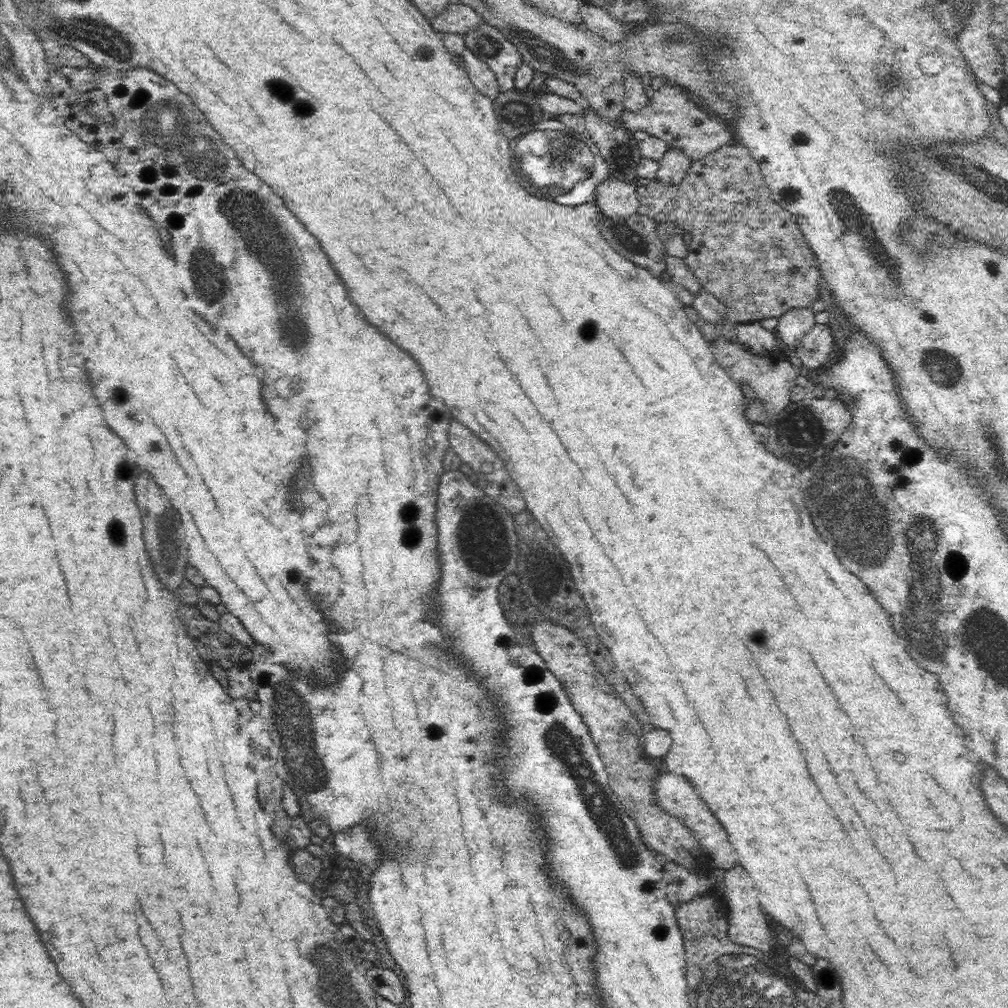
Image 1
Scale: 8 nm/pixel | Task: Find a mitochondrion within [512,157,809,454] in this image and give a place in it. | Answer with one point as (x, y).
(626, 237)

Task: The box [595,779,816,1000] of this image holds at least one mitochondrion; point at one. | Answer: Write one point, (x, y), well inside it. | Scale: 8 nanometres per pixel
(800, 964)

